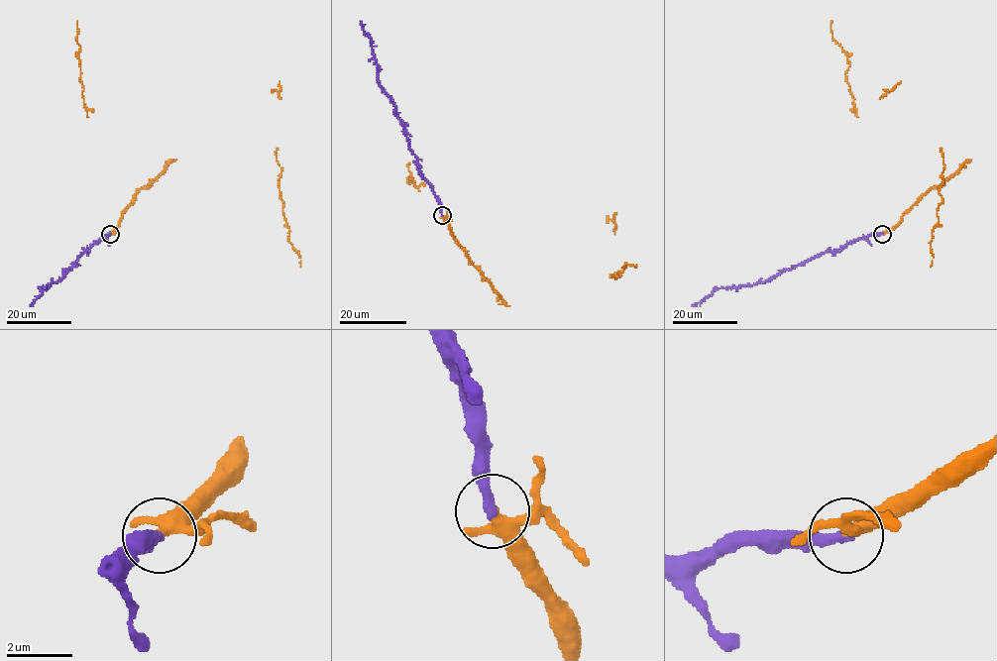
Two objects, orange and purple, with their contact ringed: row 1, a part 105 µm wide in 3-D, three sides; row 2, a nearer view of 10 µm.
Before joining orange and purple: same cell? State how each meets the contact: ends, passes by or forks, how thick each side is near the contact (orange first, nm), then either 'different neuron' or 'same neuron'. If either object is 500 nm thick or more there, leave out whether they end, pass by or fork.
orange forks there; purple ends there; 280 nm thick on the orange side, 340 nm on the other; same neuron

